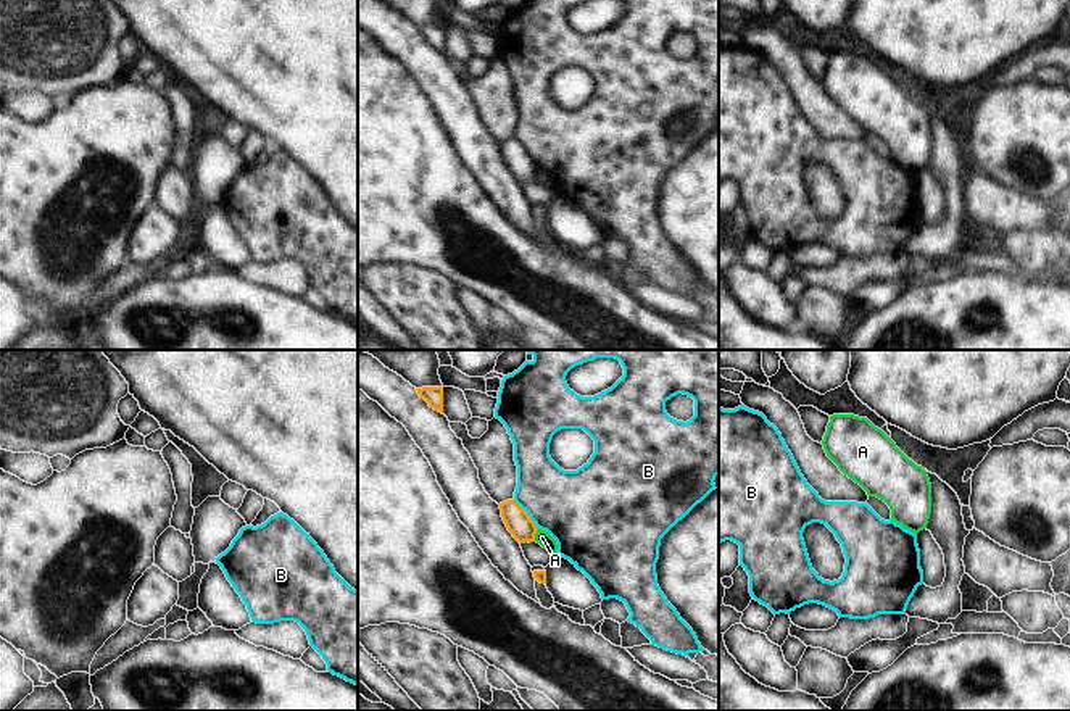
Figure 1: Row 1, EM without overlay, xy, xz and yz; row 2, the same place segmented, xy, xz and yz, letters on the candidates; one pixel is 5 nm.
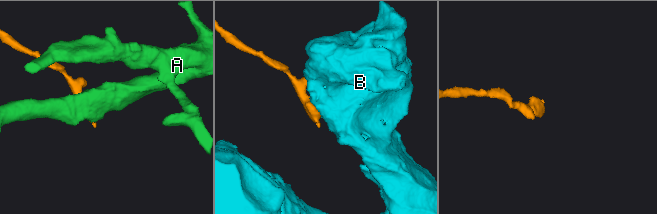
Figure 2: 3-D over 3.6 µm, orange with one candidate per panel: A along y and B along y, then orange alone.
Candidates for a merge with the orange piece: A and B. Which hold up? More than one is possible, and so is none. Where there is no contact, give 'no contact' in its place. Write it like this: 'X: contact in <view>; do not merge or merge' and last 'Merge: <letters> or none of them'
A: contact in xz; do not merge
B: contact in xz; do not merge
Merge: none of them

